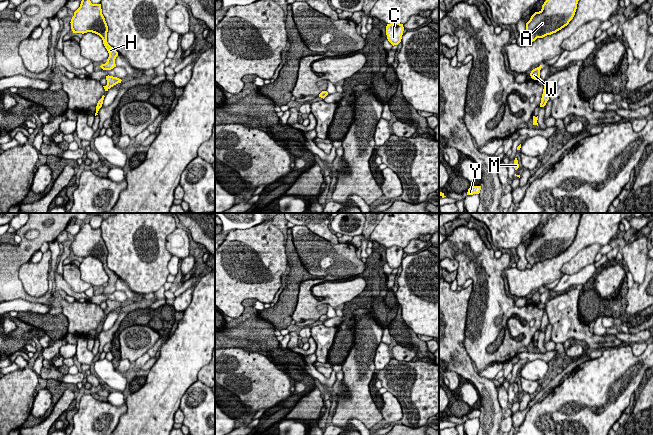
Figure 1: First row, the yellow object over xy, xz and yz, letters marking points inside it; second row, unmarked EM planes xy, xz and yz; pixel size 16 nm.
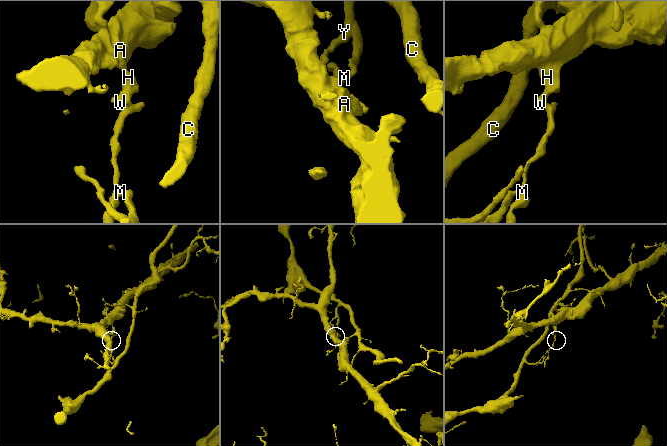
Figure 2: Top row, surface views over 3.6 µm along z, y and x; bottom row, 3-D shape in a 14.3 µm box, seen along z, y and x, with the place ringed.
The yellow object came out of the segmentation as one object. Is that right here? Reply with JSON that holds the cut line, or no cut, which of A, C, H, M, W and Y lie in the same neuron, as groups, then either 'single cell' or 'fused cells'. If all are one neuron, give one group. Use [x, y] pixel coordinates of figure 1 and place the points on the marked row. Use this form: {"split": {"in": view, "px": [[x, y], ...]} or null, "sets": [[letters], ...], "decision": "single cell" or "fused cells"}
{"split": {"in": "xy", "px": [[101, 105], [96, 106]]}, "sets": [["A", "H", "W"], ["C", "M", "Y"]], "decision": "fused cells"}

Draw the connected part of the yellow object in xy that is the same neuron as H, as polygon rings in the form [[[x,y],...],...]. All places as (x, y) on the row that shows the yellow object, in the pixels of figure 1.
[[[82,0],[70,23],[73,33],[92,32],[99,35],[109,53],[107,62],[100,67],[103,70],[111,70],[116,67],[115,59],[118,52],[107,42],[108,26],[102,14],[101,4],[92,4],[90,0]]]

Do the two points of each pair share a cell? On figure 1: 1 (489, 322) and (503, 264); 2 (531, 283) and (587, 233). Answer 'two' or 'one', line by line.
1: one
2: one

